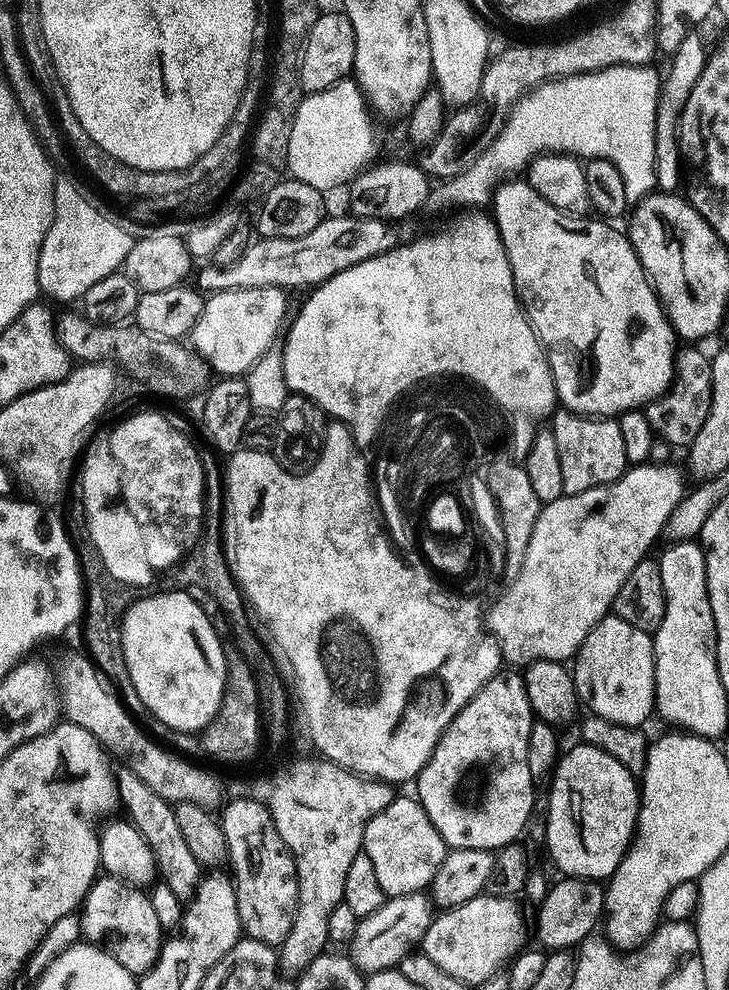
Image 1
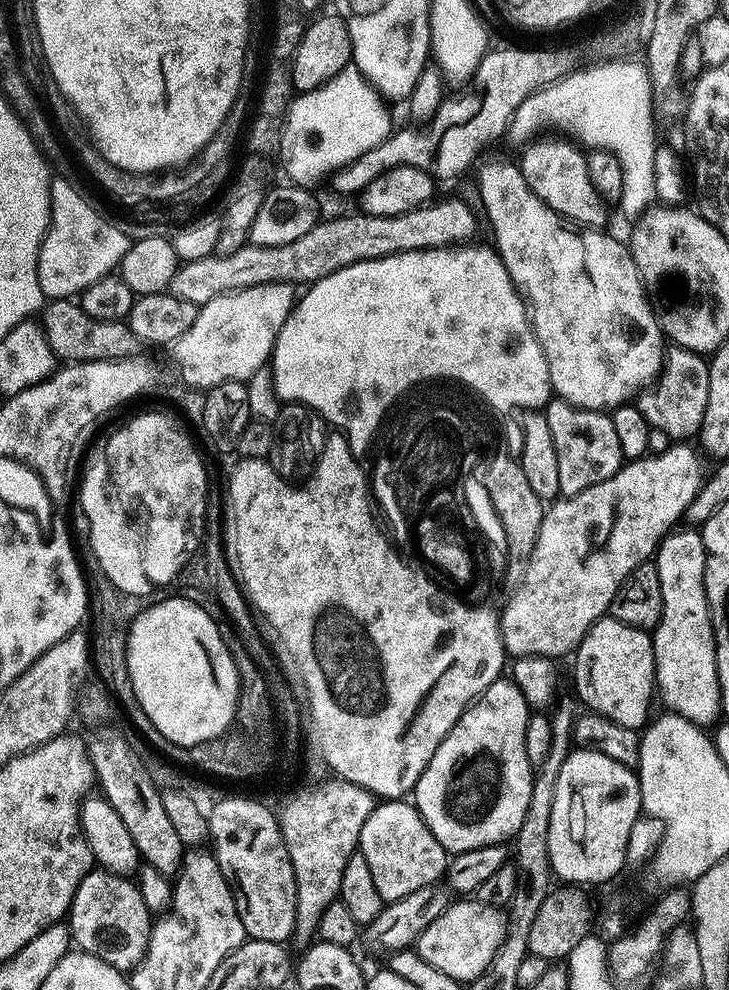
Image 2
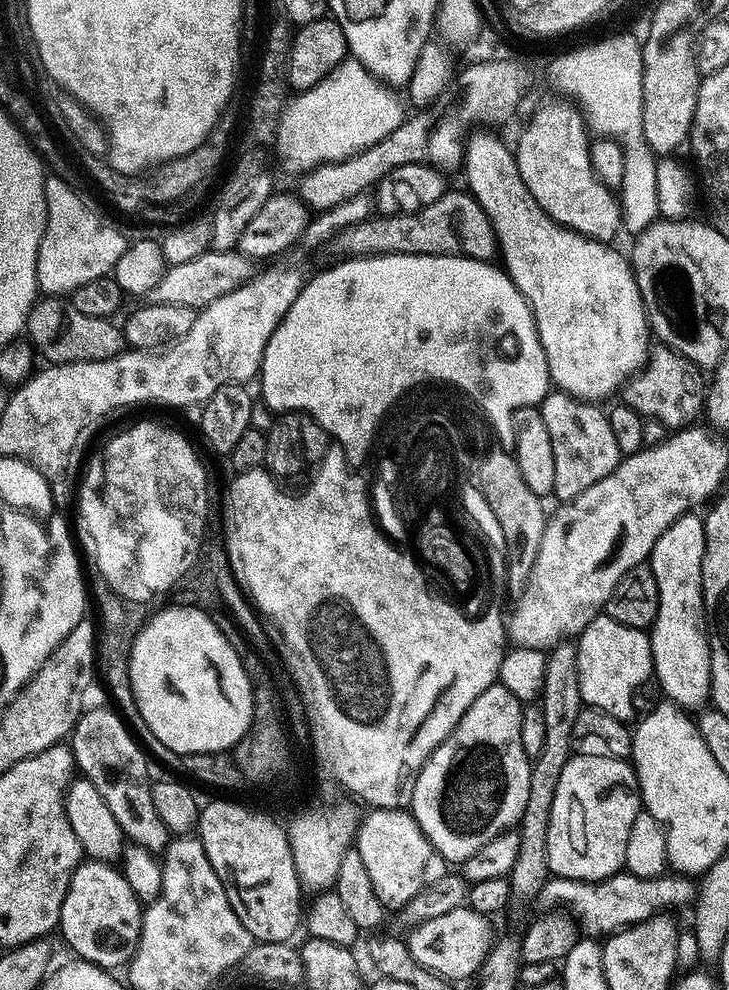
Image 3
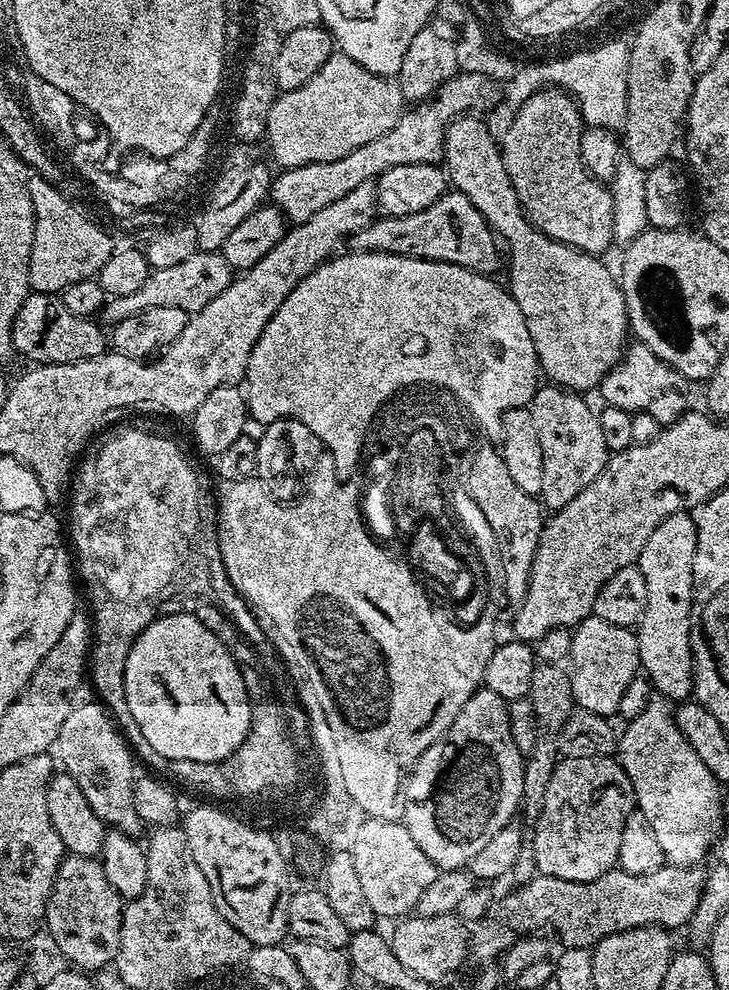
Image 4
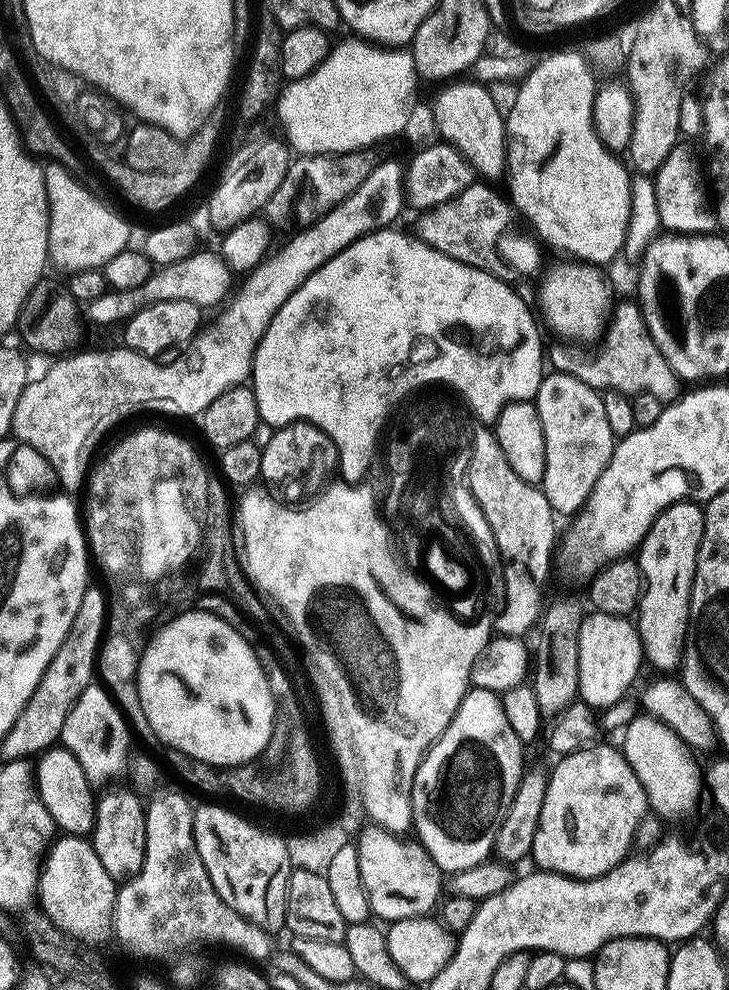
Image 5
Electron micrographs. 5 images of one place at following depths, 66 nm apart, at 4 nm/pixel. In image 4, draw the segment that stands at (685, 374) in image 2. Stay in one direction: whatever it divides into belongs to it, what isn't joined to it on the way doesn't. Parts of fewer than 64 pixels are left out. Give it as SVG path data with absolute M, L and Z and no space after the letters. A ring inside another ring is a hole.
M638 344L627 351L622 363L613 368L604 379L603 403L613 408L625 408L633 414L645 412L646 415L653 416L660 426L667 426L675 424L689 412L688 395L691 394L693 385L688 377L682 375L673 364L669 364L655 347L652 348Z

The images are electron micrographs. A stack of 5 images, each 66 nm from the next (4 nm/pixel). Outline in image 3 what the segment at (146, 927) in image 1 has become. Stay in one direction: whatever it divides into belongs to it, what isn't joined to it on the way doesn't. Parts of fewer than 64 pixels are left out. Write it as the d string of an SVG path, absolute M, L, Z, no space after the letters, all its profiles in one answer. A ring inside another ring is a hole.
M84 862L72 875L66 898L62 900L58 932L73 948L75 955L90 964L97 964L105 970L123 969L136 954L140 945L140 929L142 927L142 905L140 899L130 890L123 871L108 862Z

